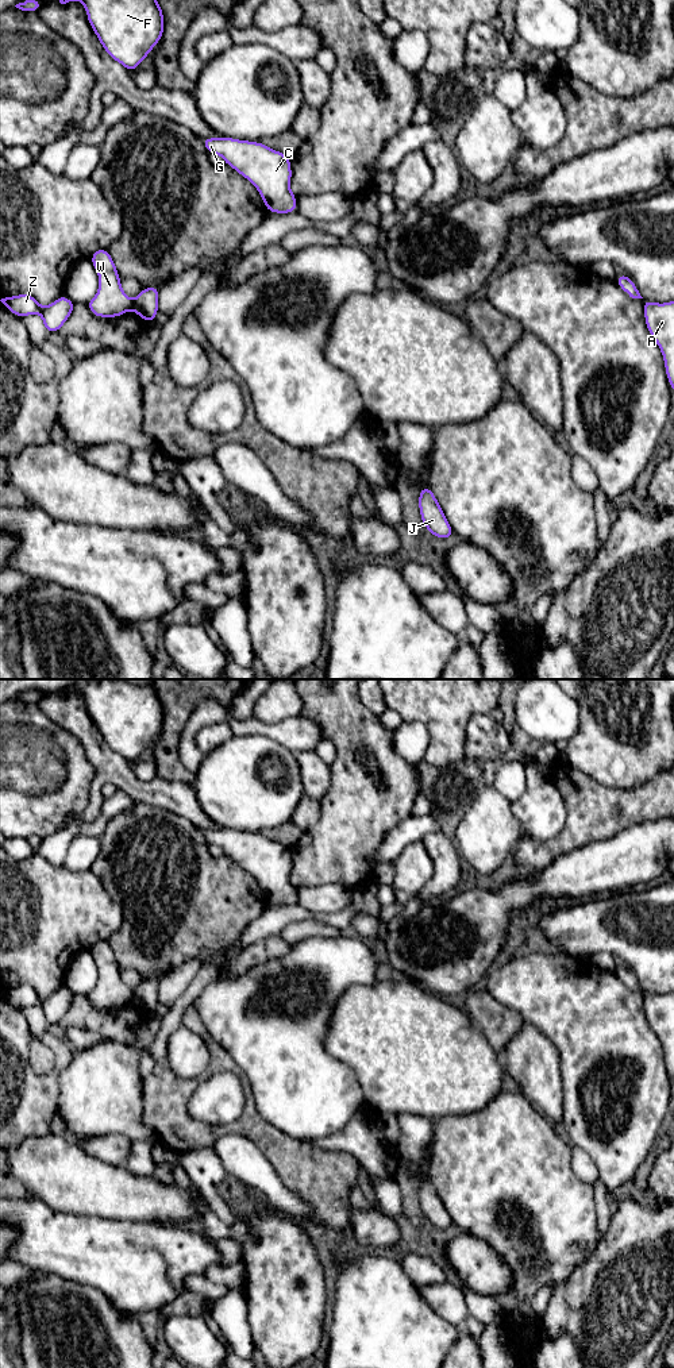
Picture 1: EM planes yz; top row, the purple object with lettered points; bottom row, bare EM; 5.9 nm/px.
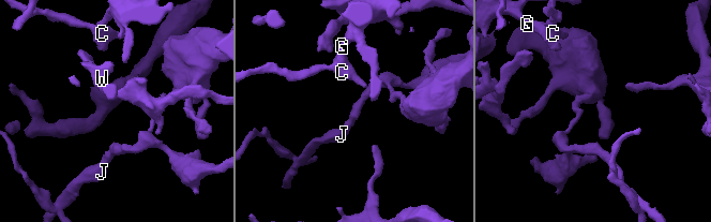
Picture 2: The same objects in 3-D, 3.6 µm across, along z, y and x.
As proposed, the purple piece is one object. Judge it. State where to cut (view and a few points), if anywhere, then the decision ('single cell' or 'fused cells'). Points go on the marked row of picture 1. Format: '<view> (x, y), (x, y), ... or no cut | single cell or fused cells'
yz (131, 303), (133, 308) | fused cells

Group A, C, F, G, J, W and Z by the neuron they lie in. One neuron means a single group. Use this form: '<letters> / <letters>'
A C F G W Z / J

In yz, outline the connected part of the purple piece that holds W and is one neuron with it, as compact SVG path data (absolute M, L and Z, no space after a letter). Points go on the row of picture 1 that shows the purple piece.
M96 250L90 262L100 278L96 296L86 302L92 315L96 317L119 317L132 309L132 301L123 292L120 275L108 250Z

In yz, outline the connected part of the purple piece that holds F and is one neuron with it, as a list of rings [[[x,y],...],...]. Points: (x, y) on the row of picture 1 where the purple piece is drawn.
[[[82,0],[88,22],[105,53],[127,72],[135,70],[162,39],[165,19],[158,0]]]

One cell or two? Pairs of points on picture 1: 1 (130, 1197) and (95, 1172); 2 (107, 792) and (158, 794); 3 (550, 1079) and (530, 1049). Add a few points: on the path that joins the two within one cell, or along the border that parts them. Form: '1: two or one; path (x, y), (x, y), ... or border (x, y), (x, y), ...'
1: one; path (122, 1197), (103, 1180)
2: two; border (118, 787), (106, 783), (100, 794)
3: one; path (543, 1072), (532, 1062), (531, 1056)

